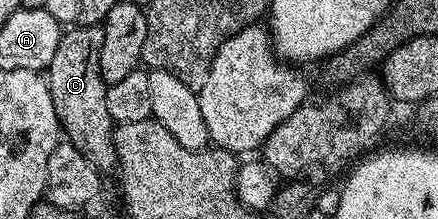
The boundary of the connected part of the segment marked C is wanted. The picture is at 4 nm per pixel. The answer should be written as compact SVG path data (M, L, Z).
M78 24L71 28L74 28L71 32L63 31L48 69L52 106L56 106L58 123L65 139L75 144L93 162L99 173L106 174L116 164L116 123L108 114L105 101L108 85L100 74L100 46L104 46L104 30L101 24Z

